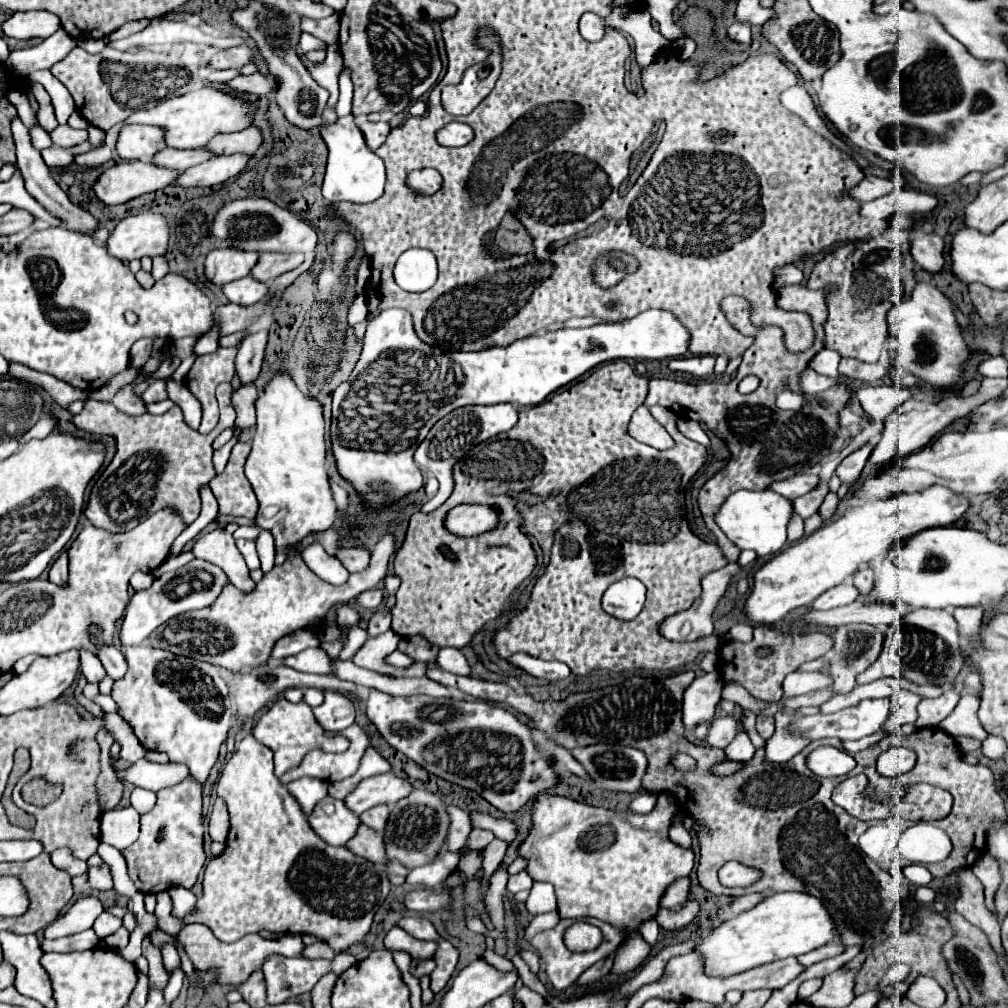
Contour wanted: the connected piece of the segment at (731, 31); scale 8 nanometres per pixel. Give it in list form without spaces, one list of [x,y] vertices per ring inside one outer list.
[[[733,23],[733,25],[727,29],[727,39],[735,41],[735,43],[751,43],[751,29],[749,29],[749,25]]]

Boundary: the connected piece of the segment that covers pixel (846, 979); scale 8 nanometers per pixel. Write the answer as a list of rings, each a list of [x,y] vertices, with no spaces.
[[[859,953],[853,961],[845,963],[841,969],[827,975],[823,979],[823,987],[817,993],[813,993],[807,1001],[811,1005],[819,1005],[819,1007],[845,1007],[845,1005],[849,1005],[855,997],[853,995],[855,973],[863,961],[865,961],[863,953]]]

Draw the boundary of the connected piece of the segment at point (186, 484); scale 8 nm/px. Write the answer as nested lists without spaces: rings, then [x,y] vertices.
[[[221,383],[217,391],[219,401],[219,423],[217,427],[201,435],[185,425],[181,409],[175,405],[163,415],[123,415],[111,403],[87,399],[79,415],[73,417],[73,425],[91,435],[111,435],[115,439],[117,451],[111,463],[95,481],[89,503],[85,505],[85,517],[97,529],[107,529],[109,533],[125,533],[141,523],[145,515],[157,513],[171,505],[175,513],[183,517],[183,523],[191,525],[201,511],[199,487],[211,481],[211,443],[225,429],[235,429],[235,409],[231,407],[231,383]]]

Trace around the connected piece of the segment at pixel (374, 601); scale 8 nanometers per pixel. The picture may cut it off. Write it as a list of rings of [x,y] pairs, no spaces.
[[[371,589],[367,593],[361,593],[359,597],[355,597],[355,607],[359,609],[375,609],[379,603],[383,601],[383,591],[379,589]]]

